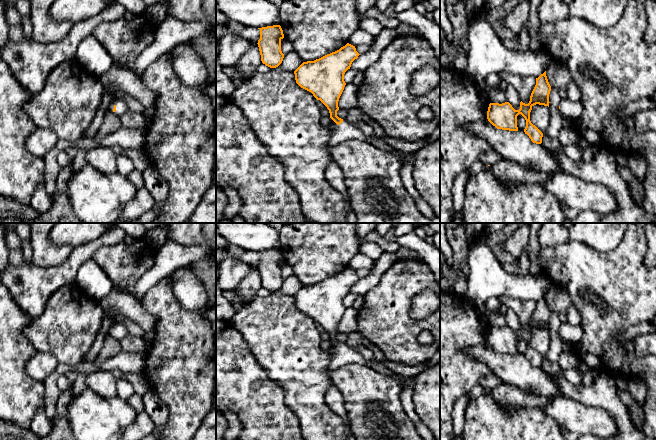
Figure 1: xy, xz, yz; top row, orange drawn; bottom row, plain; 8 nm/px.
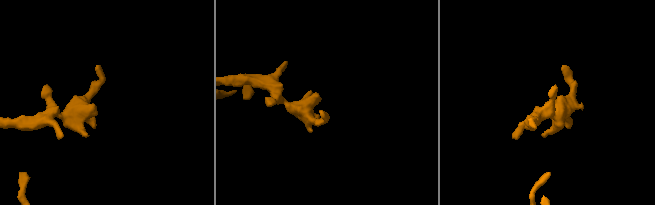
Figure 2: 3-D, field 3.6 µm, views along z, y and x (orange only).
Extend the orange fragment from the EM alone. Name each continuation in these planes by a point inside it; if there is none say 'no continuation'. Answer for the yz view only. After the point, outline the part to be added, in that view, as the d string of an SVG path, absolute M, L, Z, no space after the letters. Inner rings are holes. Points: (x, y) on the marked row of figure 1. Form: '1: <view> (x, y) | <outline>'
1: yz (573, 110) | M568 99L561 100L560 112L562 115L569 117L573 121L580 118L583 113L583 103L582 101L570 101Z

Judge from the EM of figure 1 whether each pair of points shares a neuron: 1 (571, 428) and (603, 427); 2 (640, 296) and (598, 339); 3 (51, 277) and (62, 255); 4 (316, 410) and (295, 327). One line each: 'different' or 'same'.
1: same
2: same
3: different
4: same

